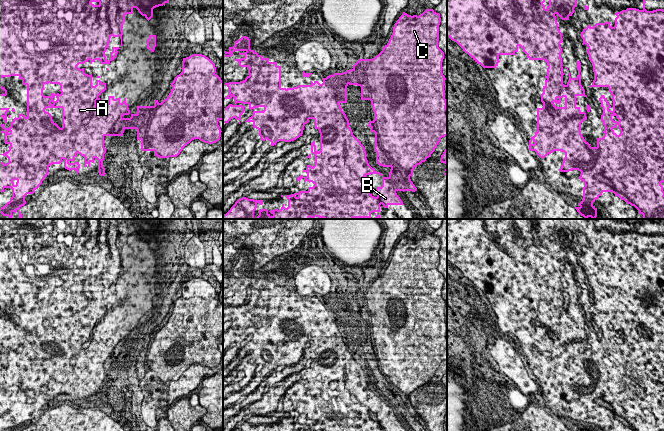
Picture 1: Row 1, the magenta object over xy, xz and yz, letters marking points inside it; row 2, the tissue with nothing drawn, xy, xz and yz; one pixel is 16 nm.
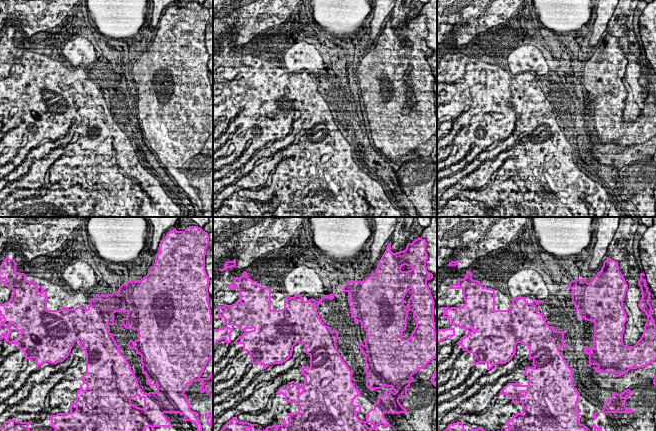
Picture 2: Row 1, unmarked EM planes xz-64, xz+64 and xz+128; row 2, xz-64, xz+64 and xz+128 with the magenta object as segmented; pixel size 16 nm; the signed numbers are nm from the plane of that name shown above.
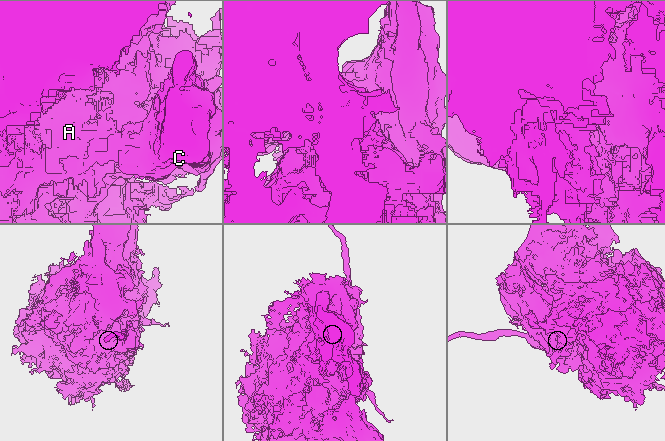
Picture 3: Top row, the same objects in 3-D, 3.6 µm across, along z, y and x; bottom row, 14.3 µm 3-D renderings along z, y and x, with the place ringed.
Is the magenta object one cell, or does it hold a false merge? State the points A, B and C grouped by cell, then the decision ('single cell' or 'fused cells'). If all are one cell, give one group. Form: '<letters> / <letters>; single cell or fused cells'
A B / C; fused cells

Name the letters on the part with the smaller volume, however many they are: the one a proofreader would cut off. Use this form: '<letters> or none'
C

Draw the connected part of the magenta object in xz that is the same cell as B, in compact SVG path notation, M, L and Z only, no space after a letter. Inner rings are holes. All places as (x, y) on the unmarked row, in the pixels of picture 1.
M242 260L234 266L233 271L229 271L228 276L223 275L223 283L231 281L234 275L239 275L239 279L244 280L234 284L240 291L247 291L249 299L243 305L223 308L228 311L228 319L225 323L233 322L235 327L229 328L226 332L223 331L223 347L226 348L235 342L240 348L241 339L244 337L243 329L248 328L250 334L258 331L264 332L263 335L253 335L252 340L245 346L252 346L252 351L259 354L260 364L267 363L271 366L271 370L279 365L291 366L302 360L304 350L310 343L314 344L314 351L319 354L320 375L316 374L313 365L311 377L307 380L310 382L312 378L314 379L314 390L307 389L303 394L307 397L306 401L302 399L297 401L297 405L303 402L304 406L312 406L314 410L308 411L307 415L286 419L288 431L380 431L381 428L383 431L388 431L389 429L404 429L397 415L417 415L410 401L401 391L391 391L388 396L389 400L384 401L369 389L364 370L353 359L349 344L340 328L334 325L330 313L327 313L328 318L325 320L325 315L315 312L312 305L310 309L282 312L281 290L251 274L249 261ZM370 398L379 398L382 401L382 410L376 411L376 421L370 417L373 415L371 408L363 406L364 402Z

